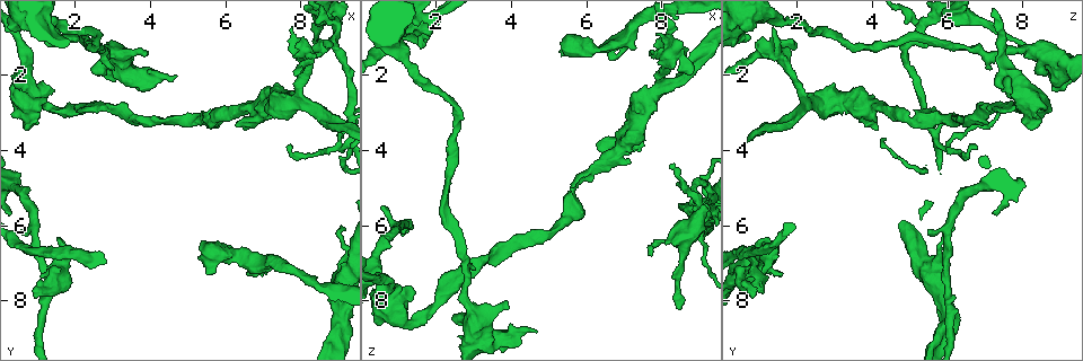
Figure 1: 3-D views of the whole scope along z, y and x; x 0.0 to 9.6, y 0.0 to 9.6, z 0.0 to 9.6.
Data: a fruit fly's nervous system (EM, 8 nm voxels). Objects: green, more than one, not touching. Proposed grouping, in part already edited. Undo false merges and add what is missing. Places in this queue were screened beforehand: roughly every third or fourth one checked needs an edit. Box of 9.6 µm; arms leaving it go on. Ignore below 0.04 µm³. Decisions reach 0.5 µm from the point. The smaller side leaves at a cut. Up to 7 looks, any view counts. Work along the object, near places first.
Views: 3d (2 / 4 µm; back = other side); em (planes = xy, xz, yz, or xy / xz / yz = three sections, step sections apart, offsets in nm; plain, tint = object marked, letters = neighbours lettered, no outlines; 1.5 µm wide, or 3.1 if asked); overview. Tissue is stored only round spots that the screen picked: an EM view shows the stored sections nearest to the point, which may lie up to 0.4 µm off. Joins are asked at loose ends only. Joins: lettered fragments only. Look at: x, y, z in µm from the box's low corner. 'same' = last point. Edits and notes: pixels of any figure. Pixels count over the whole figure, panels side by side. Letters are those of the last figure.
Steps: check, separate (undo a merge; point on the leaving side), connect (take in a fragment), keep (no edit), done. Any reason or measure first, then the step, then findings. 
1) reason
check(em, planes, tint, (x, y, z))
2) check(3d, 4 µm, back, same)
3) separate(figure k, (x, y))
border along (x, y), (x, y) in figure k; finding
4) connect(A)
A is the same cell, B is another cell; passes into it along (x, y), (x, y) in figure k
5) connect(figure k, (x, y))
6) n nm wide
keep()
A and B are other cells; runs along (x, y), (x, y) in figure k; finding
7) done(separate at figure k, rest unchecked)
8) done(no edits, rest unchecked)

side arm on a straight run
check(em, yz, step 4, letters, (1.60, 6.80, 0.75))

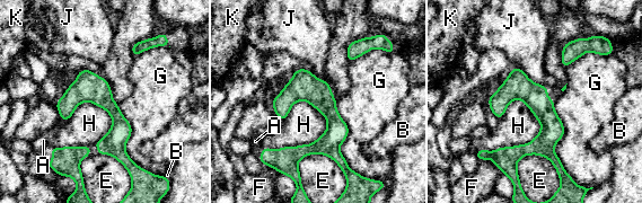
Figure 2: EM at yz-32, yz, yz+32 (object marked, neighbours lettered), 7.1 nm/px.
keep()
A, B, E, F, G, H, J and K are other cells; all the same neuron

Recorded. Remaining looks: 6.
check(em, xz, step 8, tint, (4.70, 2.00, 8.85))

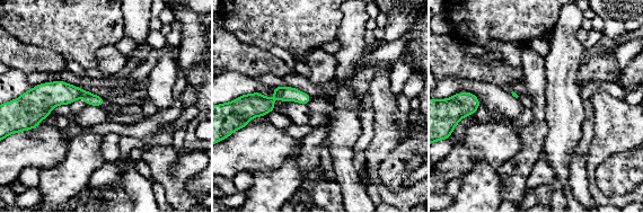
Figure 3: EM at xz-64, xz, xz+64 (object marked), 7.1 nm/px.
check(em, planes, letters, same)

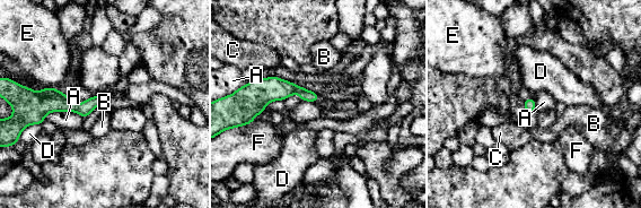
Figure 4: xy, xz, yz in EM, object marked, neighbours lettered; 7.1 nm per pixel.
keep()
A, B, C, D, E and F are other cells; runs along (34, 94), (72, 107), (98, 101) in figure 4; no lettered fragment goes on from it

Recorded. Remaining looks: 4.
check(3d, 4 µm, (8.95, 1.35, 4.85))

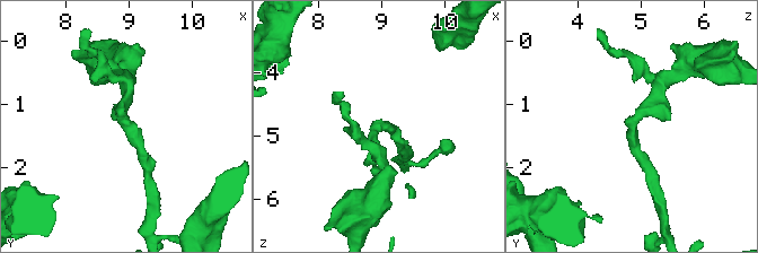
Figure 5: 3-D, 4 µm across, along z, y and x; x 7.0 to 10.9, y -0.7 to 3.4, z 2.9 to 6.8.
arms of 170, 190 nm; shape alone is not enough
check(em, planes, letters, (9.00, 1.40, 4.85))

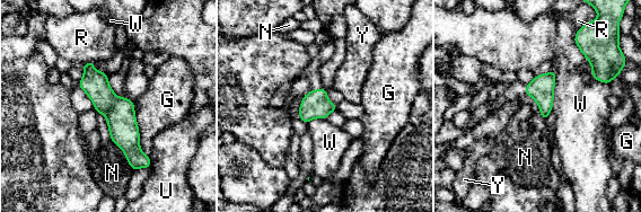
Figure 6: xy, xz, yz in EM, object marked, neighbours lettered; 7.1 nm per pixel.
keep()
G, N, R, U, W and Y are other cells; border along (574, 35), (591, 74), (609, 84) in figure 6; all the same neuron

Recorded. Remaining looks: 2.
done(no edits, rest unchecked)

